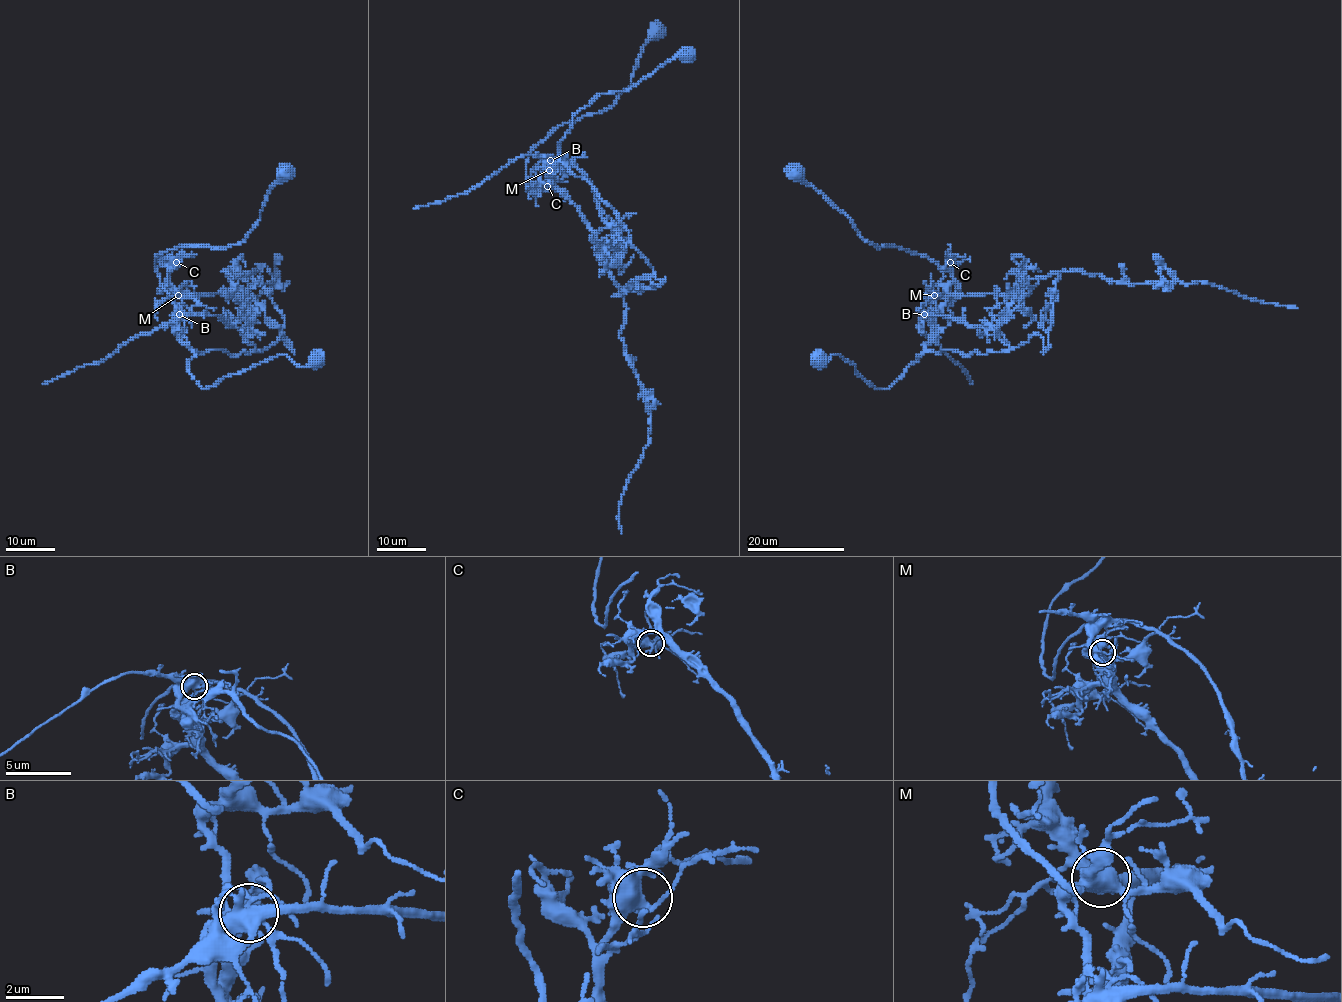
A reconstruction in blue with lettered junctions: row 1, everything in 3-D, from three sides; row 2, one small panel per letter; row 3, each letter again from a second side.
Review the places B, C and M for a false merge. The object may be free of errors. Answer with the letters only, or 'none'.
B

